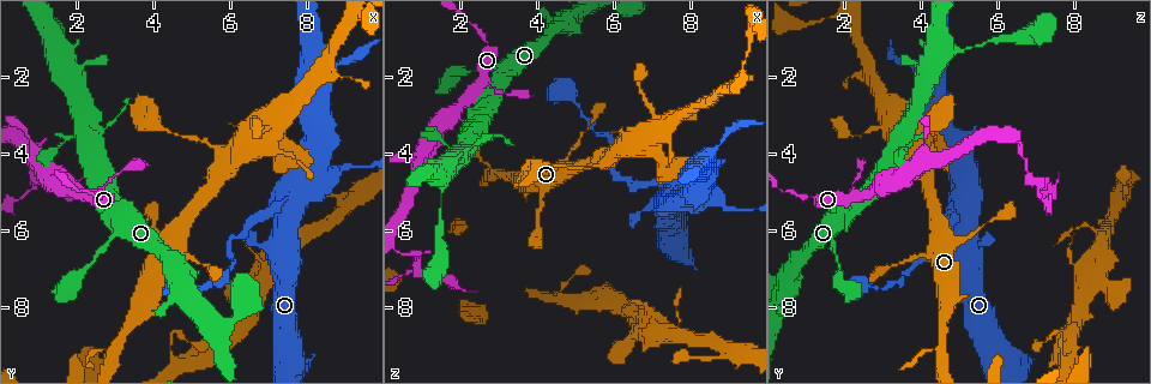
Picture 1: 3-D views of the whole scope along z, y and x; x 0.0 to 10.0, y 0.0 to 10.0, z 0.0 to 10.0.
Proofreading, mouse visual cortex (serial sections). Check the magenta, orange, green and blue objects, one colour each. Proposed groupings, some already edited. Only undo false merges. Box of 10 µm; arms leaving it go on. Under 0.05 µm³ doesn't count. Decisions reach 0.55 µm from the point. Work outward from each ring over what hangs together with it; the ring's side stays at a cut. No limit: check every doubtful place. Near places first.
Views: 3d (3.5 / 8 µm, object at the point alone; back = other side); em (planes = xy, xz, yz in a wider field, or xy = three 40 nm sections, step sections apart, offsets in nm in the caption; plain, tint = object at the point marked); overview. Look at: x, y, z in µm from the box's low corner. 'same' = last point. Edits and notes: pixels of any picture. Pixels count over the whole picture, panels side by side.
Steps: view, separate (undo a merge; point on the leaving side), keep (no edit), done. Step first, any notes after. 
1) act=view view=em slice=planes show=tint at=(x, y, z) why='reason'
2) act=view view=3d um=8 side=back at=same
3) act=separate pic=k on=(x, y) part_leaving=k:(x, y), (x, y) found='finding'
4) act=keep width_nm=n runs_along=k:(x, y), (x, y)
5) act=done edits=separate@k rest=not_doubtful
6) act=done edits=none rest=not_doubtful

act=view view=em slice=xy step=1 show=tint at=(1.00, 4.75, 7.10) why='a narrow waist'

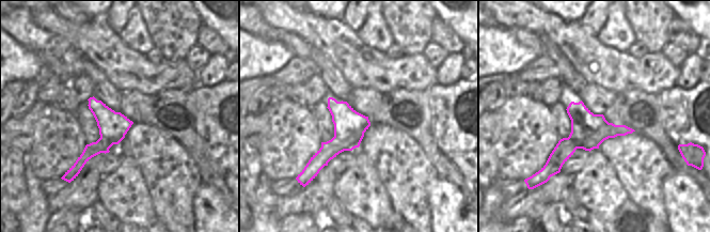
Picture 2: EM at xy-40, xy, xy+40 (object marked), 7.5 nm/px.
act=view view=3d um=3.5 at=same why='see where the arms go'

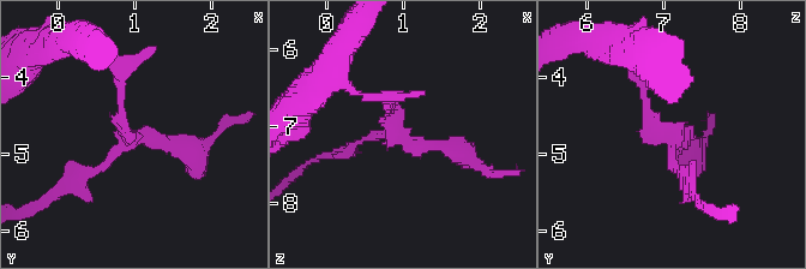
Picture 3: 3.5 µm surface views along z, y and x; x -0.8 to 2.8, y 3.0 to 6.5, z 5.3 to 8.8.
act=keep arm_widths_nm=100,150,200 found='continuous, no second cell'

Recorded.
act=view view=3d um=8 at=(7.55, 5.20, 4.80) why='arms part here'

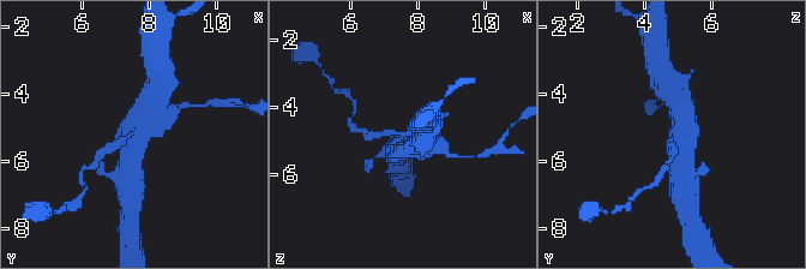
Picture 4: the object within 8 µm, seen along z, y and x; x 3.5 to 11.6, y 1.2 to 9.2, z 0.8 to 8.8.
act=view view=em slice=xy step=2 show=tint at=same

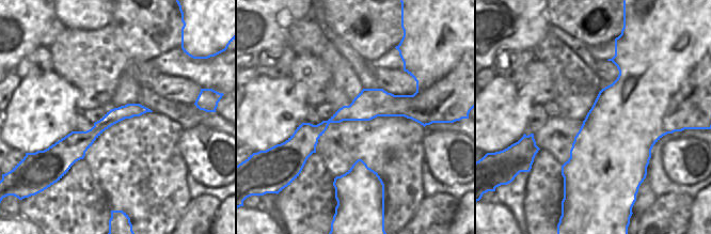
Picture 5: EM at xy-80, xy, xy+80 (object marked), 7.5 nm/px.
act=keep runs_along=4:(131, 169), (132, 142), (155, 107) found='all the same cell'

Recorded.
act=view view=3d um=3.5 at=(8.95, 0.75, 2.30) why='four-way junction'

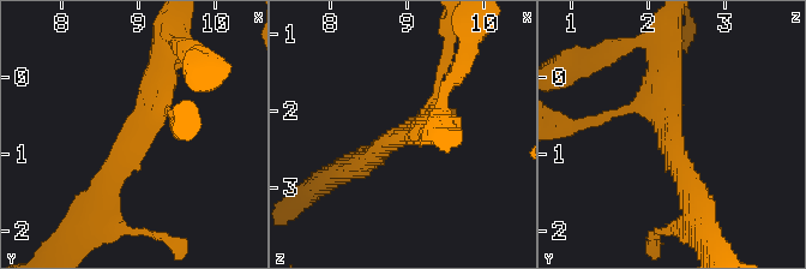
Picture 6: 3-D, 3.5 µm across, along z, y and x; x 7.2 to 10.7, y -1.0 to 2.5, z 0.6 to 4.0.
act=view view=em slice=xy step=1 show=tint at=(8.95, 0.75, 2.30)

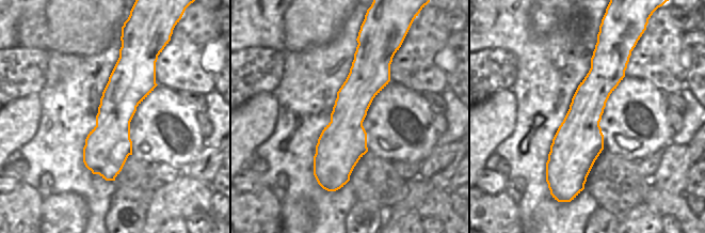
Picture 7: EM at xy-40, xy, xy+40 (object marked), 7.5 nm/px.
act=keep width_nm=360 runs_along=7:(364, 48), (364, 82), (332, 186) found='continuous, no second cell'

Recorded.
act=done edits=none rest=not_doubtful

